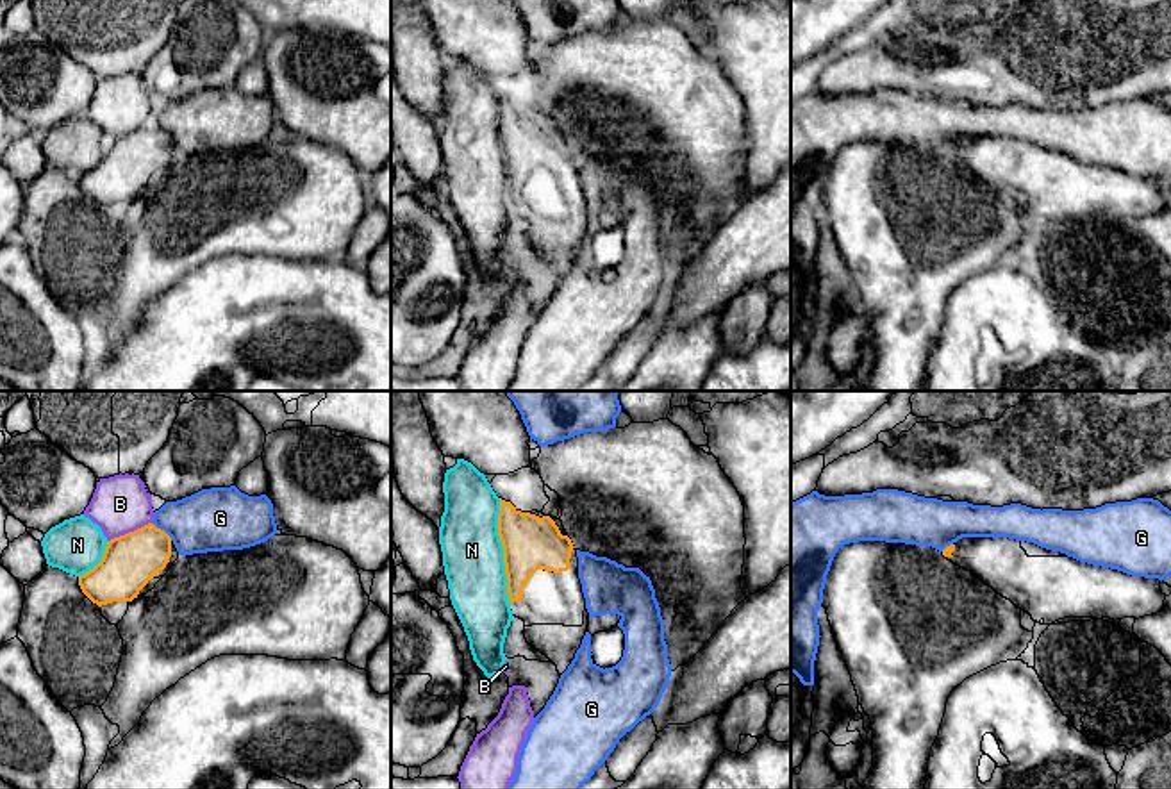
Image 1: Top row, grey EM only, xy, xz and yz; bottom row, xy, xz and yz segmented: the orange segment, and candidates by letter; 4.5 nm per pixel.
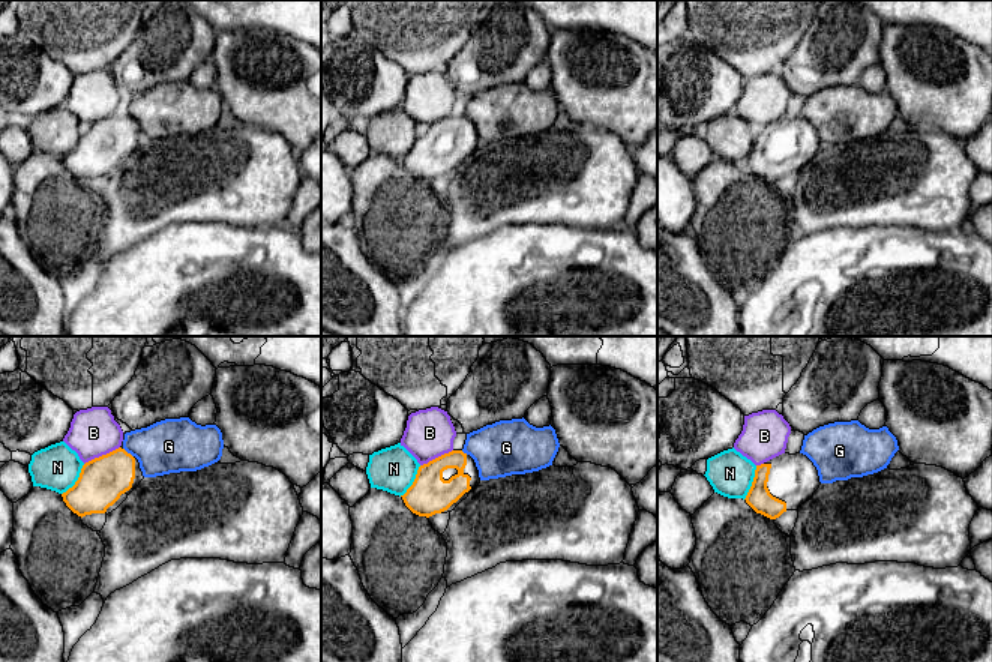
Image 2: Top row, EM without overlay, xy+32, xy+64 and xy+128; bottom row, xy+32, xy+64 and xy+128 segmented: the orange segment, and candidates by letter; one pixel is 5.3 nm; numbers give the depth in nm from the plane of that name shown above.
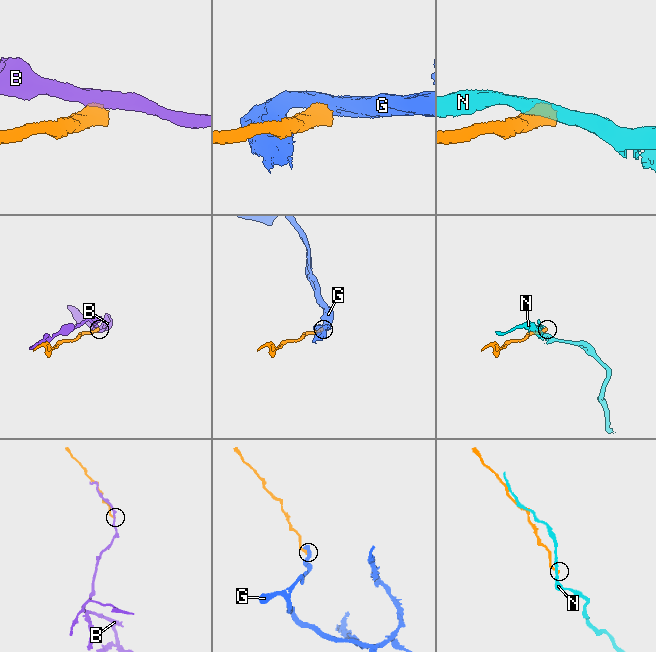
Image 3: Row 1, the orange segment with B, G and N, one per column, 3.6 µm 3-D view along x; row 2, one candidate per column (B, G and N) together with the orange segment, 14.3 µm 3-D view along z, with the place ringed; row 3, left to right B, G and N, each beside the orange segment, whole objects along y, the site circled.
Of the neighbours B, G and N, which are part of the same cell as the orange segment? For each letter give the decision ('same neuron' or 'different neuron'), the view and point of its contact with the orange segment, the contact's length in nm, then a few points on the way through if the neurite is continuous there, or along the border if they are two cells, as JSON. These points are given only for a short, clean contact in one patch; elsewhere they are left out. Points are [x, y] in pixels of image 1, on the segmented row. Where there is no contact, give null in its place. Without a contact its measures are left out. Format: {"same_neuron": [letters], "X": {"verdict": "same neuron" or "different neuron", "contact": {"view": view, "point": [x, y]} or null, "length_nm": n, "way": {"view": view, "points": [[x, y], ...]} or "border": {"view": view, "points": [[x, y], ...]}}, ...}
{"same_neuron": [], "B": {"verdict": "different neuron", "contact": {"view": "xy", "point": [129, 532]}, "length_nm": 220, "border": {"view": "xy", "points": [[150, 522], [107, 541]]}}, "G": {"verdict": "different neuron", "contact": {"view": "xy", "point": [163, 531]}, "length_nm": 130}, "N": {"verdict": "different neuron", "contact": {"view": "xz", "point": [504, 550]}, "length_nm": 480}}

